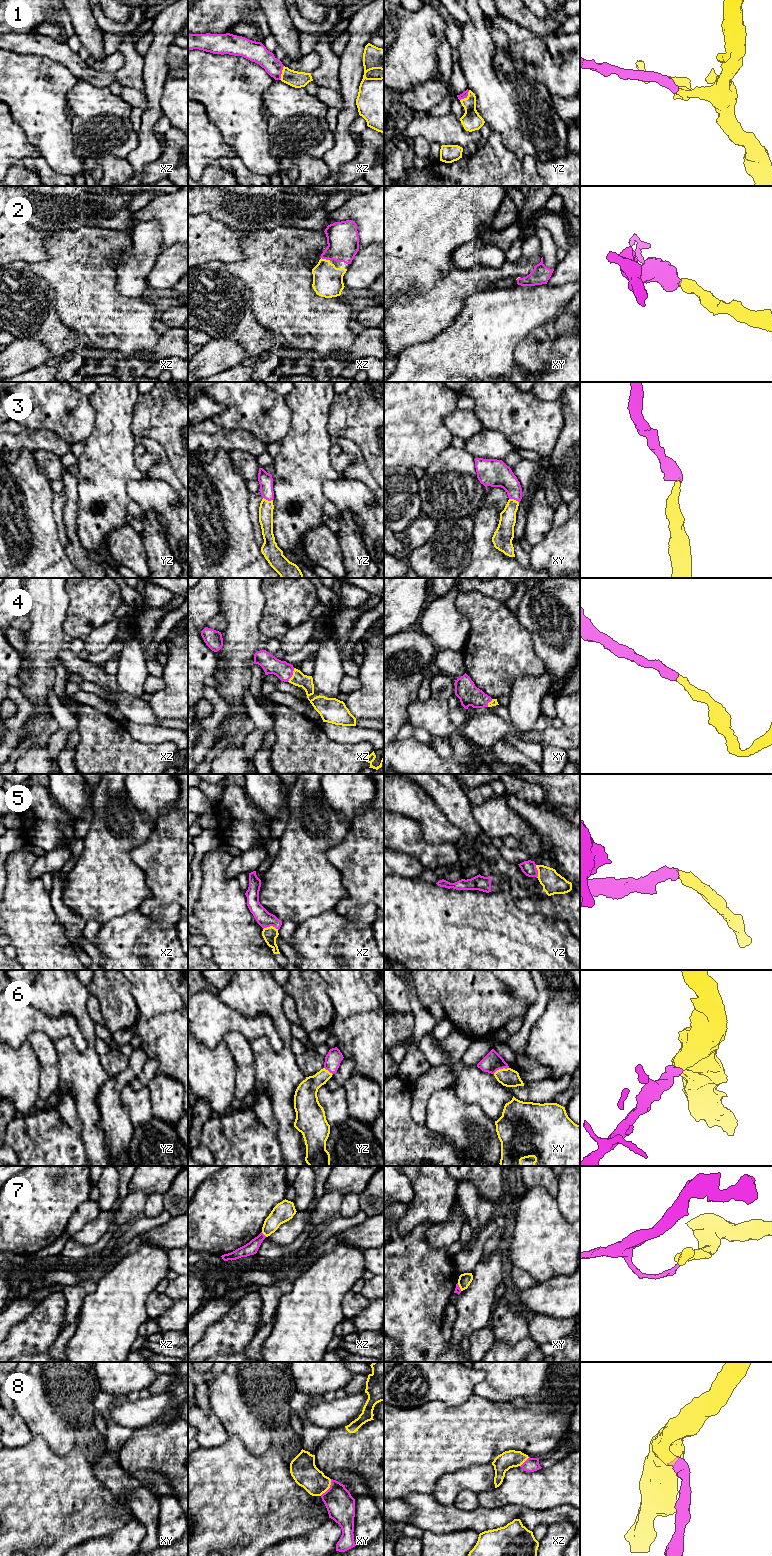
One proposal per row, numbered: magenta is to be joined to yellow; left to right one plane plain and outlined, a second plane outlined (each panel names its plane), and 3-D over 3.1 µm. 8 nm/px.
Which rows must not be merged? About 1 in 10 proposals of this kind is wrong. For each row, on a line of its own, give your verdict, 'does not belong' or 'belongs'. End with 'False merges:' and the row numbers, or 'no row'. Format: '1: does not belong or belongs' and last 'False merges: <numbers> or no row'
1: belongs
2: belongs
3: belongs
4: belongs
5: belongs
6: belongs
7: does not belong
8: belongs
False merges: 7

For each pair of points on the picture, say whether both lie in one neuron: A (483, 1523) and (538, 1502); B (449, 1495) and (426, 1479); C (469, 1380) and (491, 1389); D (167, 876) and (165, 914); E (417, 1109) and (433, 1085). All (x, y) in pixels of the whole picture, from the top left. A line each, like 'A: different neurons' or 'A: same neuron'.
A: different neurons
B: different neurons
C: different neurons
D: different neurons
E: same neuron

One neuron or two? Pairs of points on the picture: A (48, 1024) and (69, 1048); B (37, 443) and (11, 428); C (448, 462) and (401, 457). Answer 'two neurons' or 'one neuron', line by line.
A: two neurons
B: one neuron
C: two neurons

